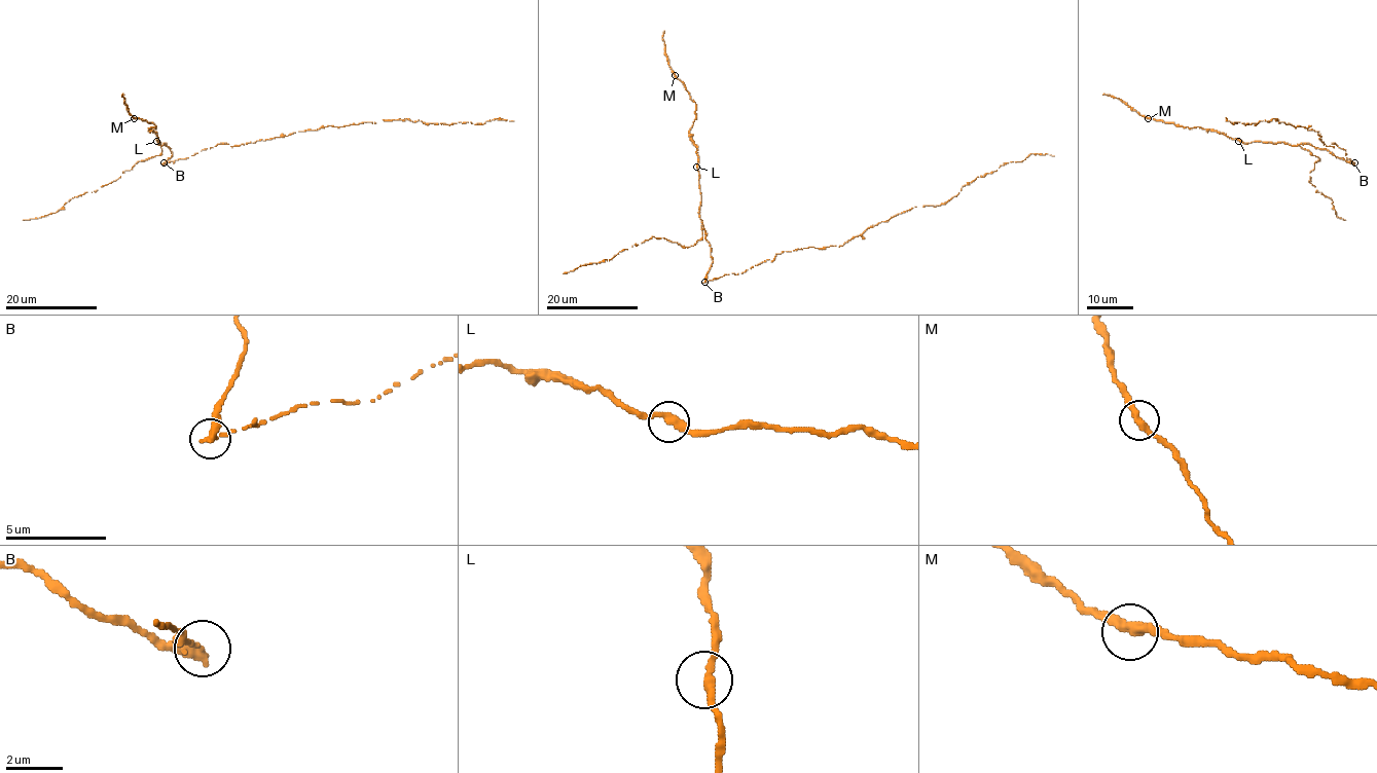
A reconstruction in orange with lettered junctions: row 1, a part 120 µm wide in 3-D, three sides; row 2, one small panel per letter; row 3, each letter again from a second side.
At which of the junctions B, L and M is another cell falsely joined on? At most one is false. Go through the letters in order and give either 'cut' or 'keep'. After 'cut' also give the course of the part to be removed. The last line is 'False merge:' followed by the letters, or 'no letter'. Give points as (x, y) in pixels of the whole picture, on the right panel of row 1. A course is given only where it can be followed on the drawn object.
B: cut | (1354, 162), (1336, 144), (1324, 144), (1317, 132), (1301, 125), (1273, 118), (1249, 124), (1228, 121)
L: keep
M: keep
False merge: B

